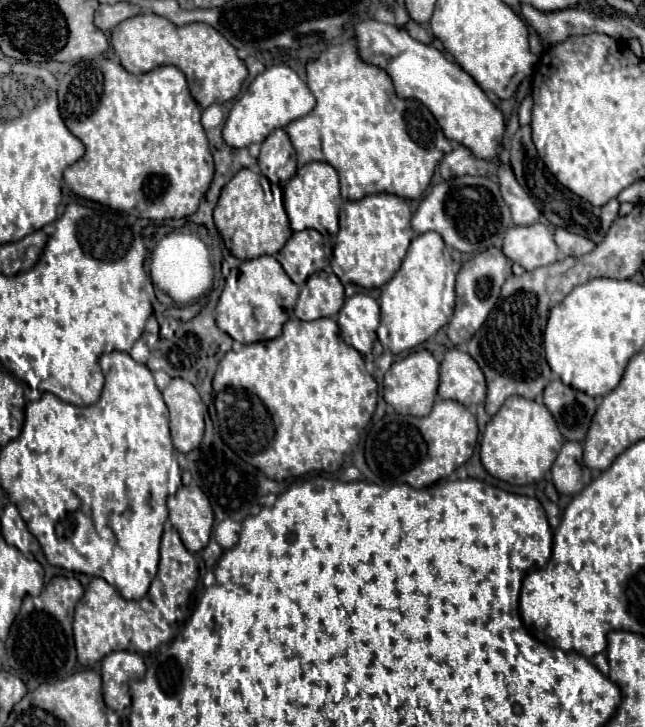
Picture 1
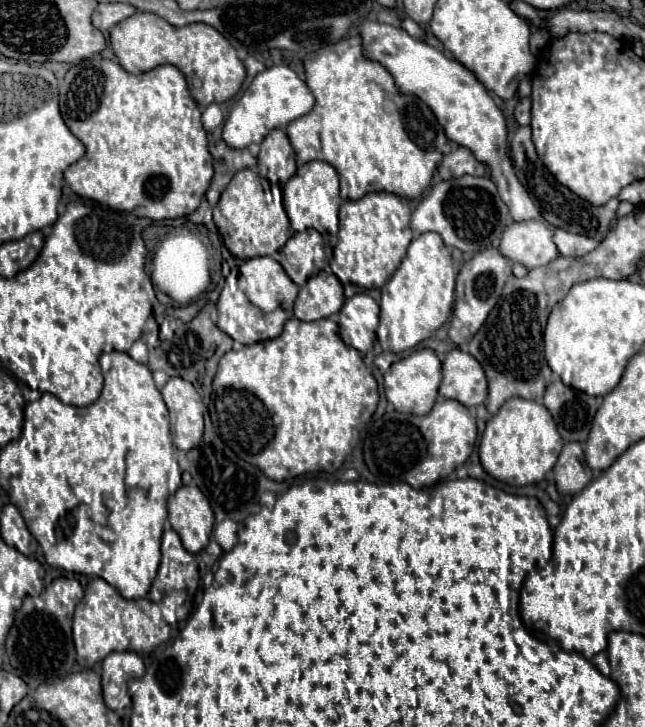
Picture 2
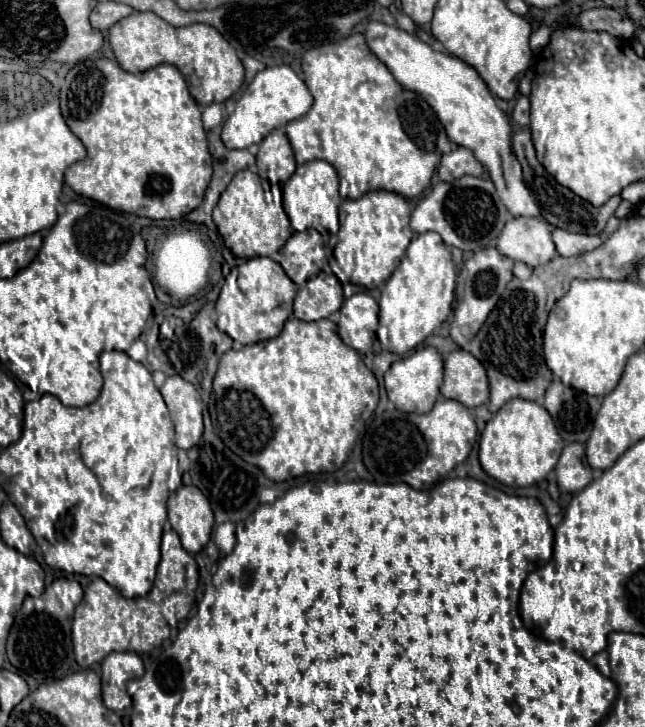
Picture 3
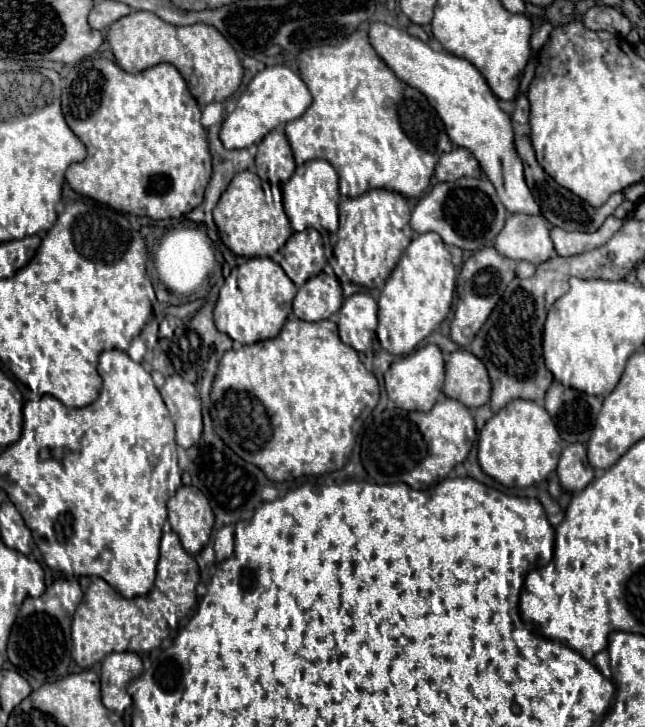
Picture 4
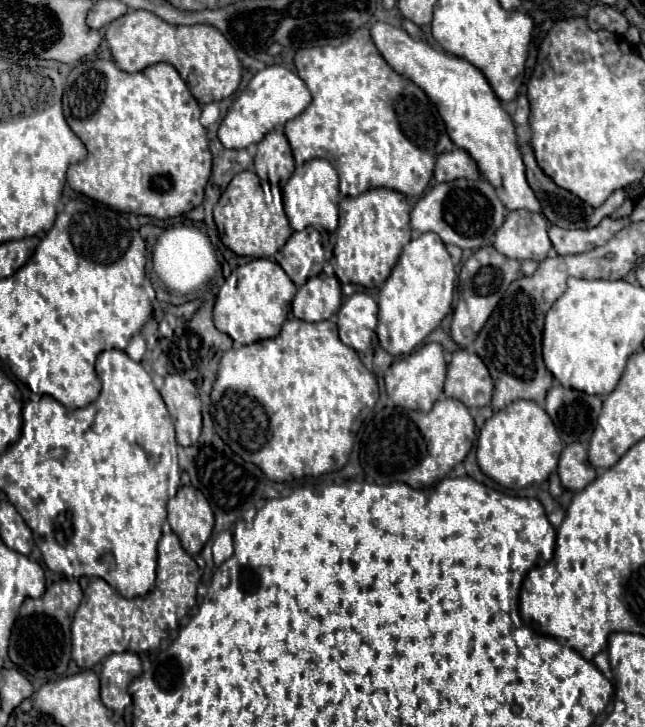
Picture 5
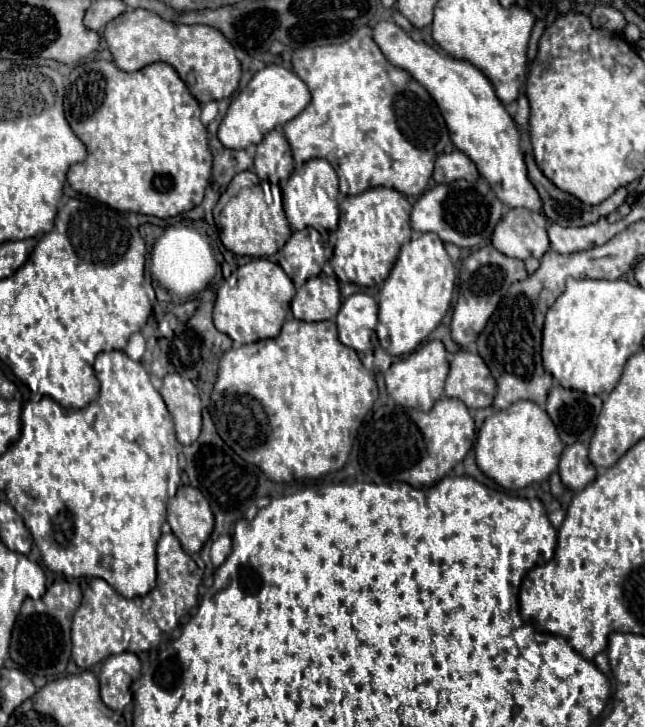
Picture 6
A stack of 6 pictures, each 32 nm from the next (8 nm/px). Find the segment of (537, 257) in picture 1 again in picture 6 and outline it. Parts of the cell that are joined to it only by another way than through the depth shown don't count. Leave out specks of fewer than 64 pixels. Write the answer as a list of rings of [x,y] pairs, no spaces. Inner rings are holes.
[[[510,208],[500,218],[500,224],[496,224],[492,244],[510,258],[542,258],[542,254],[550,248],[546,236],[546,218],[540,212],[526,208]]]

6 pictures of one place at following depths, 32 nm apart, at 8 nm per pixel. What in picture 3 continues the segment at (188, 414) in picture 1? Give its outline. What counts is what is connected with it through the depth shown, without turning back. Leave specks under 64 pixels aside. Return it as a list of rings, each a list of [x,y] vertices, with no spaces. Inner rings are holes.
[[[170,376],[160,388],[176,430],[176,446],[184,450],[196,446],[201,439],[202,403],[208,405],[210,402],[210,396],[200,396],[192,385],[196,386],[180,376]]]

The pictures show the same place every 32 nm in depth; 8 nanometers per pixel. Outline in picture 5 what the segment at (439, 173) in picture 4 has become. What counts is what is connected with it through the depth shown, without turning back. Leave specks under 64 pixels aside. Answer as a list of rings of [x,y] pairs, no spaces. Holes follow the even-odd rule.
[[[454,148],[452,152],[438,156],[436,168],[434,168],[434,178],[436,178],[436,182],[448,182],[448,180],[458,180],[458,178],[478,180],[480,172],[478,172],[476,162],[464,150]]]

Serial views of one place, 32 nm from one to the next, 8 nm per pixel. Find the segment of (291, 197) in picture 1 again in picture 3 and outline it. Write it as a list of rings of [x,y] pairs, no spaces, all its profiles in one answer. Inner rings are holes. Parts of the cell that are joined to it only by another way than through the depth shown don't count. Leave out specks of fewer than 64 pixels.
[[[312,160],[296,168],[294,176],[286,182],[282,190],[282,204],[288,212],[290,224],[296,232],[316,228],[324,236],[338,232],[338,204],[342,201],[338,194],[338,174],[326,160]]]

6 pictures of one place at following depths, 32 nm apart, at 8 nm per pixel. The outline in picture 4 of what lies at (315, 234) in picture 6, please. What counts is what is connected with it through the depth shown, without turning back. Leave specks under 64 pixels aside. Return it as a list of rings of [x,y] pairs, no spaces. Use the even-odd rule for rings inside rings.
[[[313,228],[294,232],[286,246],[272,258],[284,268],[298,288],[304,286],[308,278],[320,273],[326,262],[321,235]]]

